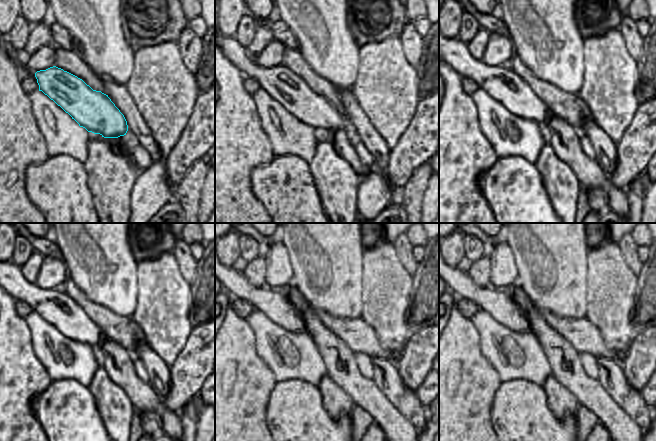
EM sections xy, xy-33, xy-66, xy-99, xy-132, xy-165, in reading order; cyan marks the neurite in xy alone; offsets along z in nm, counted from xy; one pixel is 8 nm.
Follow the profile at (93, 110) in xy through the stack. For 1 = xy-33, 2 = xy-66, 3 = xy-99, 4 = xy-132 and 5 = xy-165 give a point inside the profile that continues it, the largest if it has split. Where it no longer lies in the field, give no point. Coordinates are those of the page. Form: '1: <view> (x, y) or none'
1: xy-33 (317, 113)
2: xy-66 (502, 83)
3: xy-99 (55, 306)
4: xy-132 (273, 303)
5: xy-165 (497, 303)

